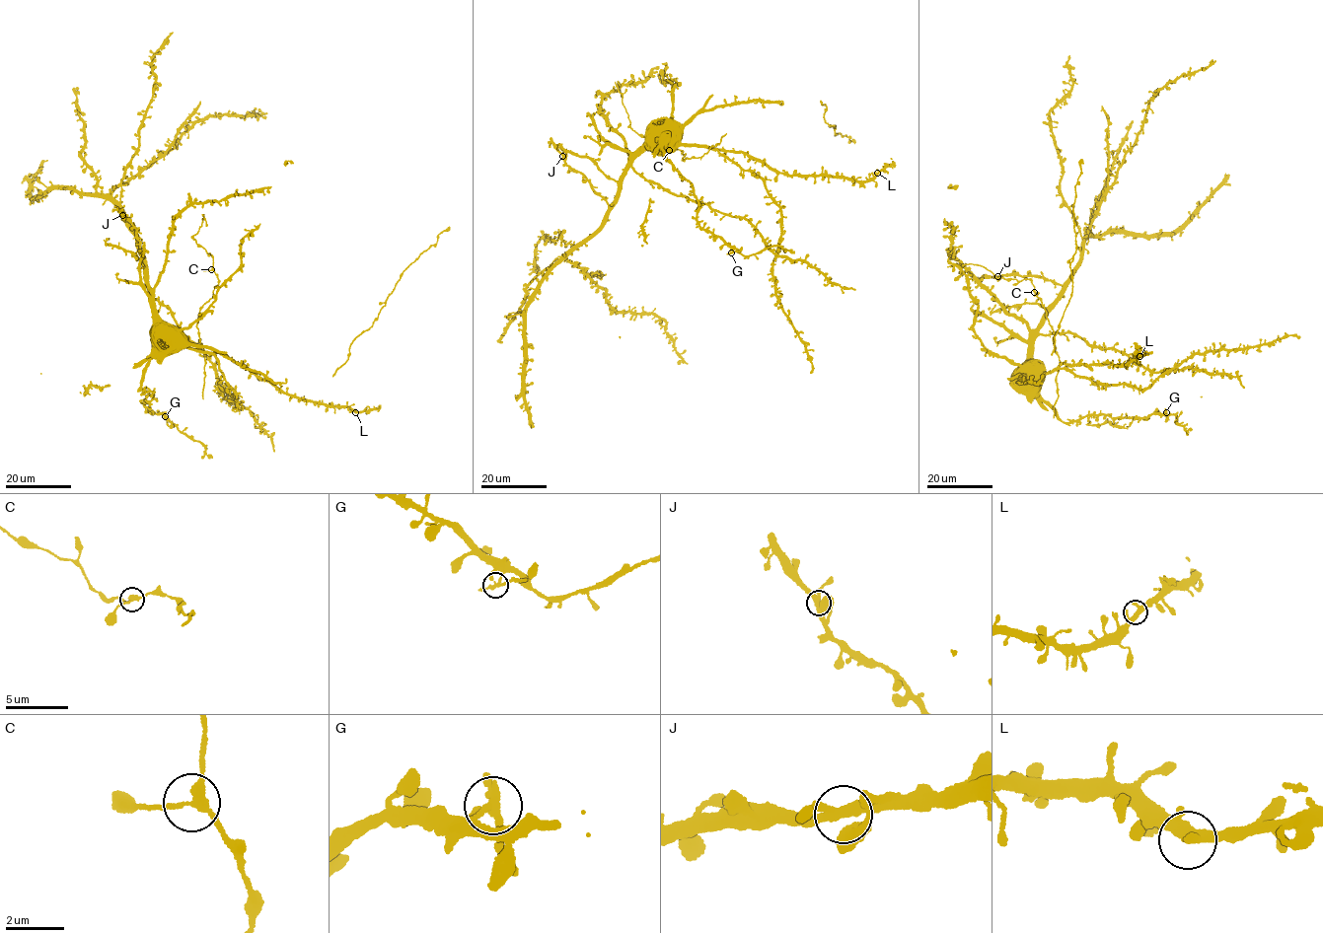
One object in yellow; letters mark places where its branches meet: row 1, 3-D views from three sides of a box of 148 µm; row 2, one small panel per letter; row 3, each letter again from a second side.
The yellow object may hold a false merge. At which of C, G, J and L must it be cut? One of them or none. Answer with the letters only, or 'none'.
G

